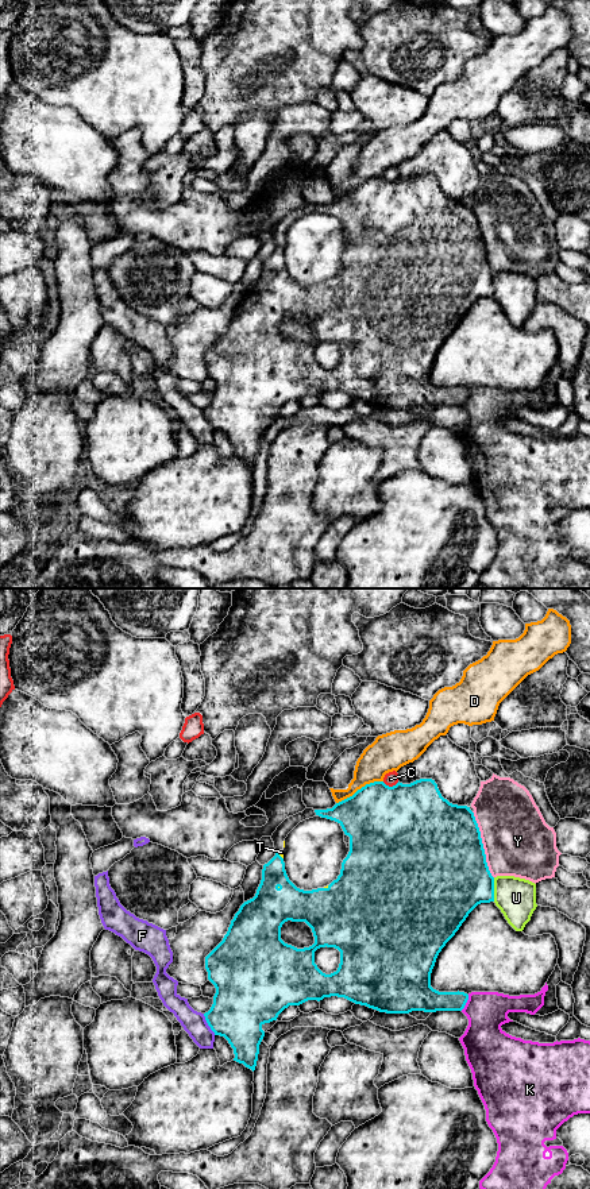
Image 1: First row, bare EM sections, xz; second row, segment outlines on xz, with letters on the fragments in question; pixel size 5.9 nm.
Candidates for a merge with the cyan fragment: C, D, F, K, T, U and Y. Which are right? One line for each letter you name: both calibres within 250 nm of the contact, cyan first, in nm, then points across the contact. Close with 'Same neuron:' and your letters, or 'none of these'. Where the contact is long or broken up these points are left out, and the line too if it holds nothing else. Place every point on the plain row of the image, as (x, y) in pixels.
T: Thickness 160 nm (cyan) against 30 nm
Same neuron: T

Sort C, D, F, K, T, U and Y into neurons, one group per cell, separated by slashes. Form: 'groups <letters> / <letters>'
groups C / D / F / K / T / U / Y

